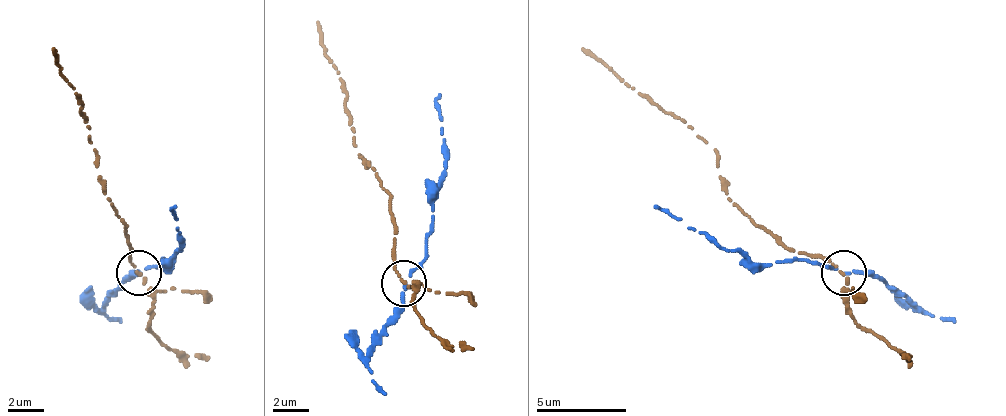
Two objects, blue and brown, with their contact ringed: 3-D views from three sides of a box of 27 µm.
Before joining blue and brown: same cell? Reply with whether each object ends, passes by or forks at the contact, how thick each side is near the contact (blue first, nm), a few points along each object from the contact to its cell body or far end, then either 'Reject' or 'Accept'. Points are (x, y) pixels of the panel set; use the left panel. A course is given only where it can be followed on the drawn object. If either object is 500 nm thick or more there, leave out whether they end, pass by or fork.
At the ring blue passes by. At the ring brown passes by. Thickness 170 nm (blue) against 170 nm. Course of blue: (140, 274), (162, 260), (167, 265), (180, 251), (176, 206). Course of brown: (140, 274), (131, 260), (126, 224), (104, 193), (81, 103), (59, 71), (54, 49). Reject

